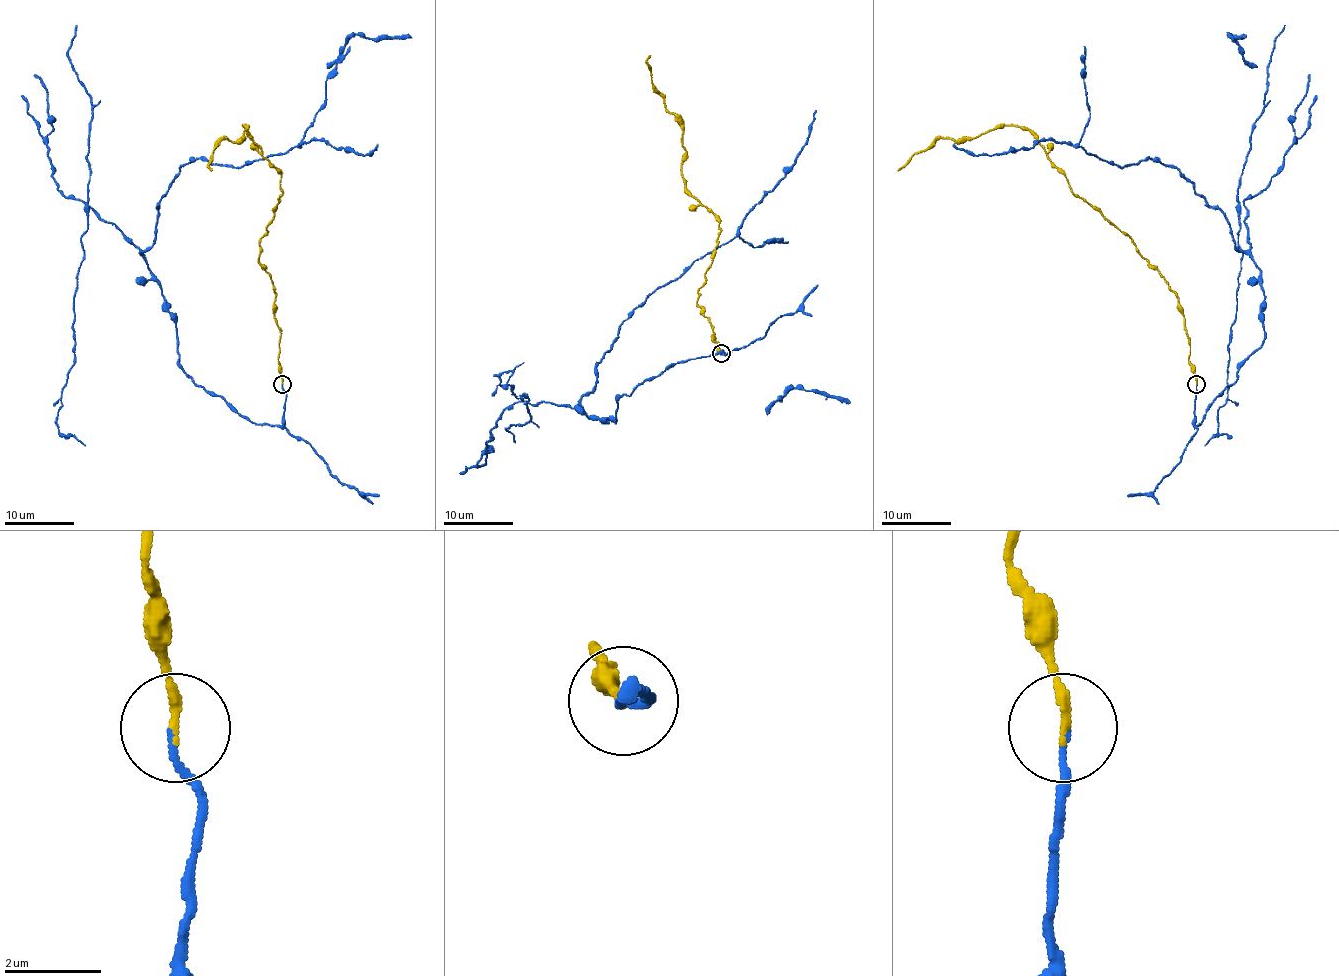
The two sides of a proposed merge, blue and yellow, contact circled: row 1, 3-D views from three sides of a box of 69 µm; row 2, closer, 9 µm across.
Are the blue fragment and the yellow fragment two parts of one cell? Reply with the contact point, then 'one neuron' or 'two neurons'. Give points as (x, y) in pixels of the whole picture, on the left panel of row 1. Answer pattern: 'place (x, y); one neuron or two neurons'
place (282, 384); one neuron

